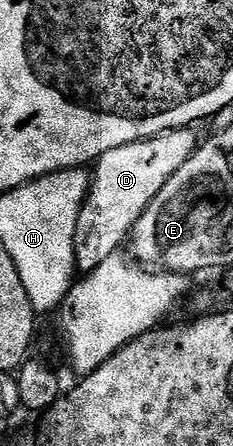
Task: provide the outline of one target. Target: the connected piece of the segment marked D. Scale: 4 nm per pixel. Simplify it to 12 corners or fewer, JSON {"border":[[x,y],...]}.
{"border":[[167,130],[104,152],[74,265],[93,275],[200,145]]}

